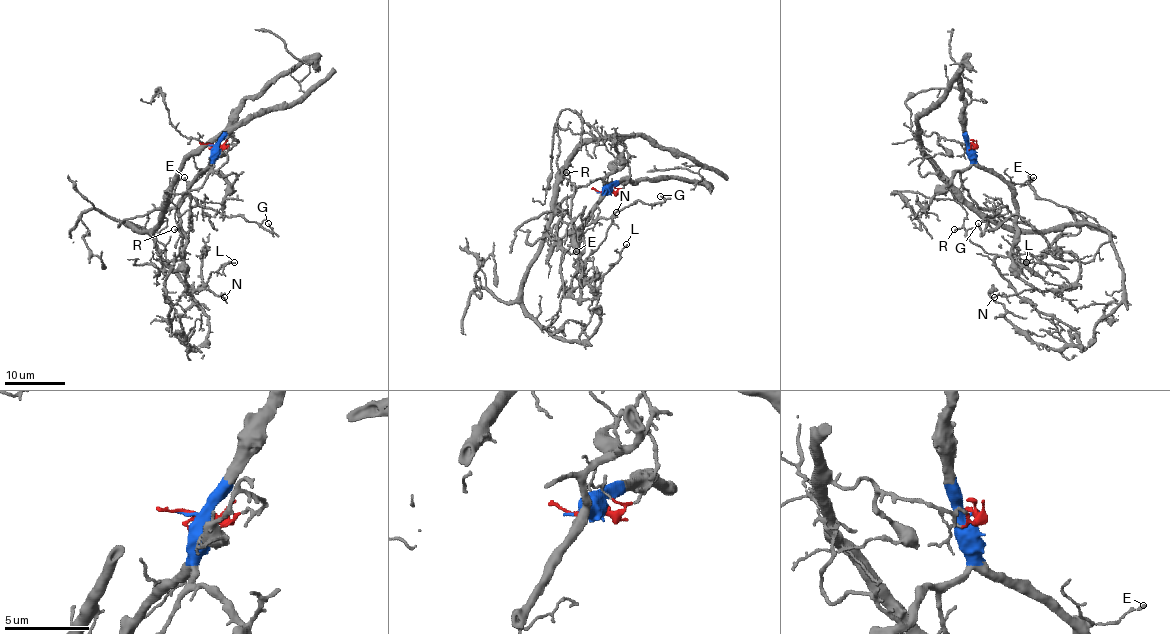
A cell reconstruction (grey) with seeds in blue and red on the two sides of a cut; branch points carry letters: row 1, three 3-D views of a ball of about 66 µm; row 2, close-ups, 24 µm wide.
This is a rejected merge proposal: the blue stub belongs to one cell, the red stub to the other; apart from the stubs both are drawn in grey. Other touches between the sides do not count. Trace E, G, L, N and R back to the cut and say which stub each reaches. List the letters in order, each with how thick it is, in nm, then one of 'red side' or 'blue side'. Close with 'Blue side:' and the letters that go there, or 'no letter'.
E: 150 nm thick; blue side
G: 100 nm thick; blue side
L: 140 nm thick; blue side
N: 70 nm thick; blue side
R: 130 nm thick; blue side
Blue side: E, G, L, N, R

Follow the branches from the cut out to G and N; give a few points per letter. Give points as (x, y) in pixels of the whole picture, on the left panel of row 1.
G: (212, 144), (213, 159), (189, 185), (178, 214), (204, 206), (227, 217), (241, 215), (269, 231), (268, 223)
N: (212, 144), (213, 159), (189, 185), (178, 209), (186, 238), (181, 255), (188, 291), (206, 290), (224, 297)

